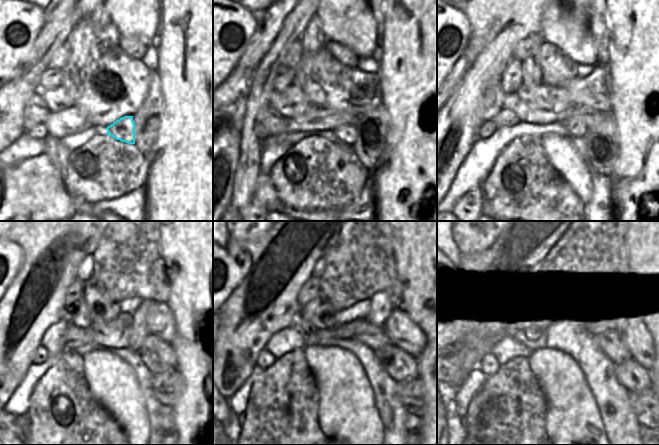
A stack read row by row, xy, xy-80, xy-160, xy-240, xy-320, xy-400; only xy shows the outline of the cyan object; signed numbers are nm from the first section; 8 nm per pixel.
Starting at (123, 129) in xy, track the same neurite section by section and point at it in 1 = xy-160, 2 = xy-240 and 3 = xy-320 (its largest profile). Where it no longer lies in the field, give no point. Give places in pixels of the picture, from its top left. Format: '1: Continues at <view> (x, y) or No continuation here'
1: Continues at xy-160 (576, 125)
2: Continues at xy-240 (139, 331)
3: Continues at xy-320 (381, 306)

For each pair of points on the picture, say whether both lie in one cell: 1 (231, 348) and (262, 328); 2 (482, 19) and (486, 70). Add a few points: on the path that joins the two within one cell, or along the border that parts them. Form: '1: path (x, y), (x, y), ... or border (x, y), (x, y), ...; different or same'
1: path (239, 340), (251, 328), (254, 328); same
2: path (491, 32), (491, 57); same

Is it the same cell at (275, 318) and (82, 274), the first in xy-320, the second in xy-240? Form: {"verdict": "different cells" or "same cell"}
{"verdict": "different cells"}

